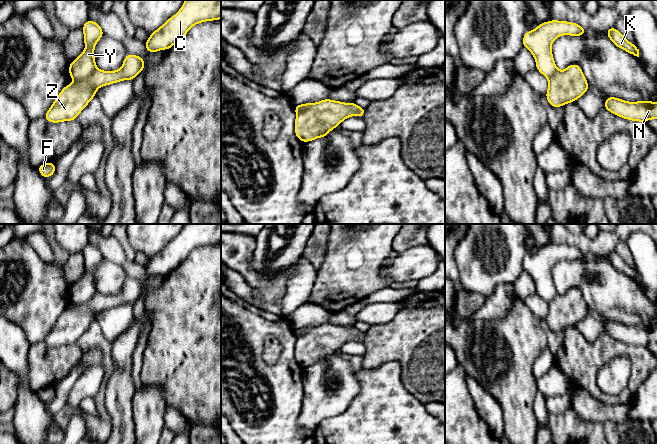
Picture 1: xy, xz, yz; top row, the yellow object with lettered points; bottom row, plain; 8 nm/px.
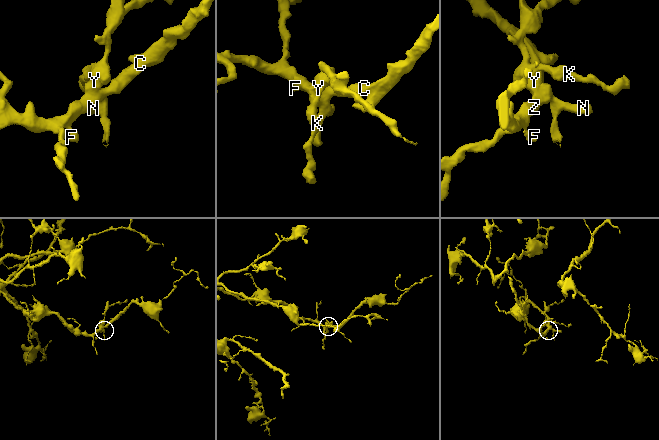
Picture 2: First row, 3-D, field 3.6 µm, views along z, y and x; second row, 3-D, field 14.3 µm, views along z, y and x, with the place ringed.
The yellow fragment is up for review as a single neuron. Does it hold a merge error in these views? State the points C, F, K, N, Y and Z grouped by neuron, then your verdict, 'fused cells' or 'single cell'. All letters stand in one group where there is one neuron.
C F N Z / K Y | fused cells

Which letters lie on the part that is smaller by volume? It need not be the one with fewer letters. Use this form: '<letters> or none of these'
K, Y

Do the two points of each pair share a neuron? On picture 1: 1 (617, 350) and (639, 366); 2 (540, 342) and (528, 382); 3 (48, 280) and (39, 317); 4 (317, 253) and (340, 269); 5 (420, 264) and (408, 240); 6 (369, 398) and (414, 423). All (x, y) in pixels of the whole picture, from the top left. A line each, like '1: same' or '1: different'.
1: same
2: same
3: same
4: different
5: different
6: same

